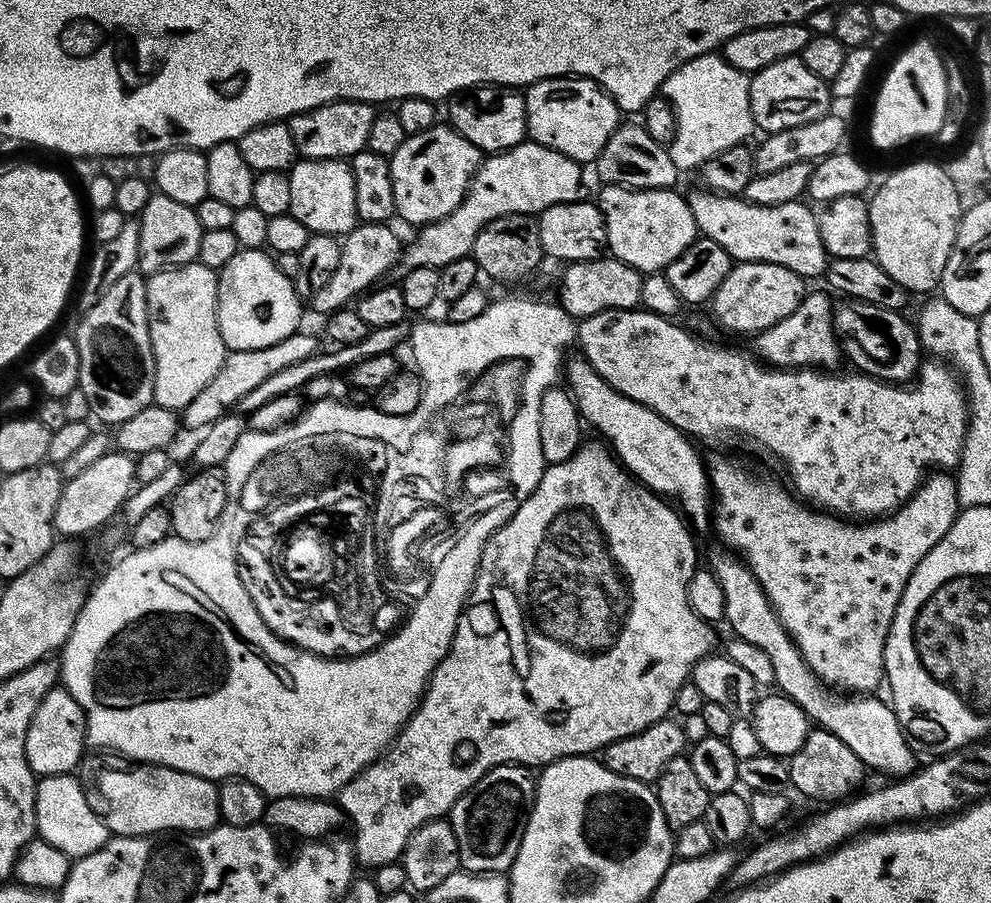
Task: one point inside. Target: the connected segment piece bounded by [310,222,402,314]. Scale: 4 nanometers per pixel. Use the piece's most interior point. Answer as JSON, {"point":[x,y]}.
{"point":[368,250]}

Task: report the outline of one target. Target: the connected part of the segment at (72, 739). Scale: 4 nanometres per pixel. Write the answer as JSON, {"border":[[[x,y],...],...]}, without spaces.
{"border":[[[52,688],[46,698],[42,698],[42,706],[34,710],[34,718],[30,718],[30,726],[26,730],[28,765],[40,778],[75,773],[76,763],[79,762],[84,748],[86,749],[87,739],[88,731],[82,706],[78,706],[78,702],[68,693],[67,688]]]}

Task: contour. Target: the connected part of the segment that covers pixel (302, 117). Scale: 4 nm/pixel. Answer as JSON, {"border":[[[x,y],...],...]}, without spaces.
{"border":[[[335,100],[314,110],[299,112],[287,121],[290,134],[294,134],[294,146],[305,160],[348,160],[365,151],[370,138],[370,126],[374,122],[377,105],[357,100]]]}

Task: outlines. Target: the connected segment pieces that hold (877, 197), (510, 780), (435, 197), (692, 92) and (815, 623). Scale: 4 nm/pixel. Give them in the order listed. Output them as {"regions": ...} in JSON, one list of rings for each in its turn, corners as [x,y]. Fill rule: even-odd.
{"regions":[[[[916,160],[897,172],[892,172],[871,193],[868,200],[870,214],[870,230],[872,231],[872,251],[876,263],[902,286],[905,292],[928,292],[939,285],[942,270],[946,270],[946,262],[952,253],[956,241],[956,229],[960,227],[962,202],[954,190],[954,182],[950,182],[947,167],[931,164],[928,160]]],[[[500,764],[492,768],[458,802],[450,813],[450,823],[454,830],[454,838],[458,838],[460,866],[470,873],[507,873],[511,869],[514,858],[518,854],[518,846],[522,846],[522,834],[528,825],[532,807],[536,805],[536,780],[527,767],[518,764]]],[[[437,122],[430,130],[422,130],[413,136],[405,135],[402,146],[398,146],[398,150],[394,150],[394,154],[390,157],[390,163],[396,215],[415,226],[423,226],[446,218],[446,214],[453,212],[464,201],[468,183],[482,163],[482,153],[470,141],[462,138],[462,134],[458,134],[455,128]]],[[[720,54],[699,56],[670,73],[662,96],[668,99],[676,119],[676,133],[668,153],[677,168],[699,169],[707,160],[747,141],[744,139],[754,132],[749,79],[749,73],[730,66]]],[[[716,458],[712,462],[709,461],[708,464],[709,469],[709,485],[711,488],[711,491],[714,493],[715,499],[716,496],[720,501],[715,501],[714,504],[714,516],[716,512],[716,532],[718,535],[721,536],[722,539],[725,540],[727,547],[731,549],[733,553],[739,554],[742,557],[743,563],[747,564],[750,571],[754,574],[754,578],[757,580],[758,583],[762,586],[762,590],[766,594],[766,598],[769,600],[770,603],[772,603],[772,609],[776,611],[776,616],[779,618],[779,620],[782,622],[782,626],[786,629],[789,636],[792,637],[792,641],[796,643],[798,646],[798,650],[802,654],[802,658],[805,662],[808,664],[808,669],[813,672],[814,675],[817,676],[818,679],[820,679],[821,684],[827,686],[829,689],[832,690],[839,690],[841,693],[844,694],[872,694],[875,693],[877,690],[876,687],[881,687],[882,681],[885,679],[884,675],[884,647],[886,646],[886,642],[888,641],[888,631],[890,630],[890,626],[892,625],[892,619],[894,618],[894,614],[896,613],[896,607],[898,606],[898,602],[902,598],[902,594],[904,593],[904,587],[906,586],[906,582],[910,578],[910,574],[914,574],[914,570],[918,566],[918,562],[922,562],[922,558],[925,556],[926,553],[932,549],[939,540],[946,534],[946,530],[950,530],[950,526],[952,523],[956,520],[956,517],[958,513],[961,511],[962,505],[960,503],[960,499],[958,498],[958,494],[956,493],[956,482],[955,479],[947,471],[944,470],[936,470],[931,473],[925,479],[924,483],[920,485],[919,488],[917,488],[916,493],[912,495],[911,498],[906,501],[901,508],[897,508],[895,512],[877,519],[875,522],[868,522],[865,524],[868,524],[864,528],[864,536],[866,539],[868,539],[868,548],[864,548],[861,550],[861,552],[856,552],[856,543],[860,540],[860,532],[858,529],[855,528],[855,523],[849,522],[847,519],[841,518],[835,514],[825,514],[823,511],[820,510],[813,510],[811,507],[805,506],[793,493],[785,488],[778,482],[774,480],[758,480],[752,473],[748,472],[746,469],[736,466],[732,461],[726,460],[724,458]]]]}

